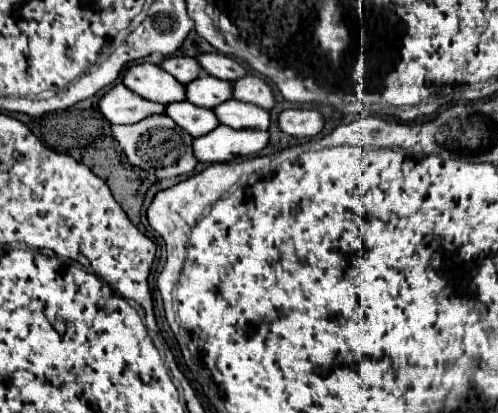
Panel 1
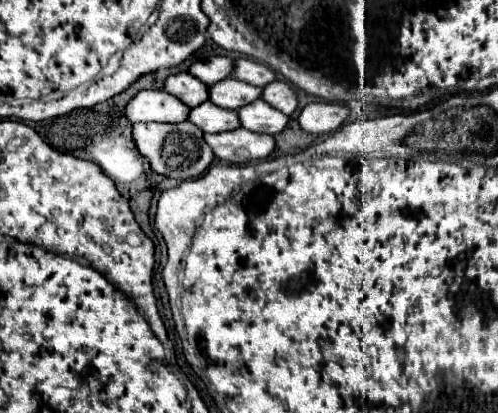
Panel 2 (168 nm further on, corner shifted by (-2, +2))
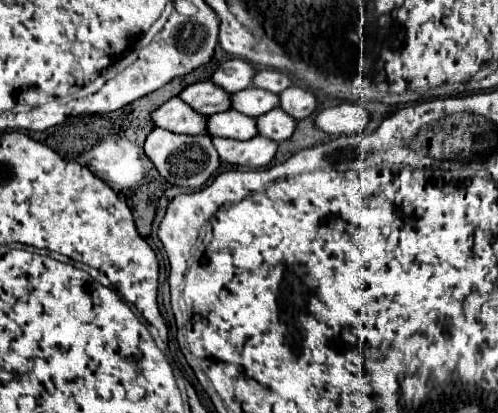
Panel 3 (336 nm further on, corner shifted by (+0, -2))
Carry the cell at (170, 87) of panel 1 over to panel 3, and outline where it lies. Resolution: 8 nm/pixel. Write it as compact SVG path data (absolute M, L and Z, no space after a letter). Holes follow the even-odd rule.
M211 80L189 84L179 94L179 98L203 116L211 116L211 114L229 110L229 94L223 88L217 88Z

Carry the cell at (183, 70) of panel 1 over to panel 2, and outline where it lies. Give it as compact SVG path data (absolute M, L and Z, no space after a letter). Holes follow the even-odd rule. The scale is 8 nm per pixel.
M211 56L209 60L201 60L201 62L195 62L191 64L189 72L199 78L201 82L205 82L207 86L223 80L223 78L229 78L233 74L233 66L235 66L235 60L233 58L227 58L227 56Z

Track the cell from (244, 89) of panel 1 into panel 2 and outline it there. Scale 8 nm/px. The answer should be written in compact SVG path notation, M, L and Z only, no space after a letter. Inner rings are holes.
M275 80L263 88L263 100L273 108L279 108L283 114L291 116L297 110L297 94L291 84Z

